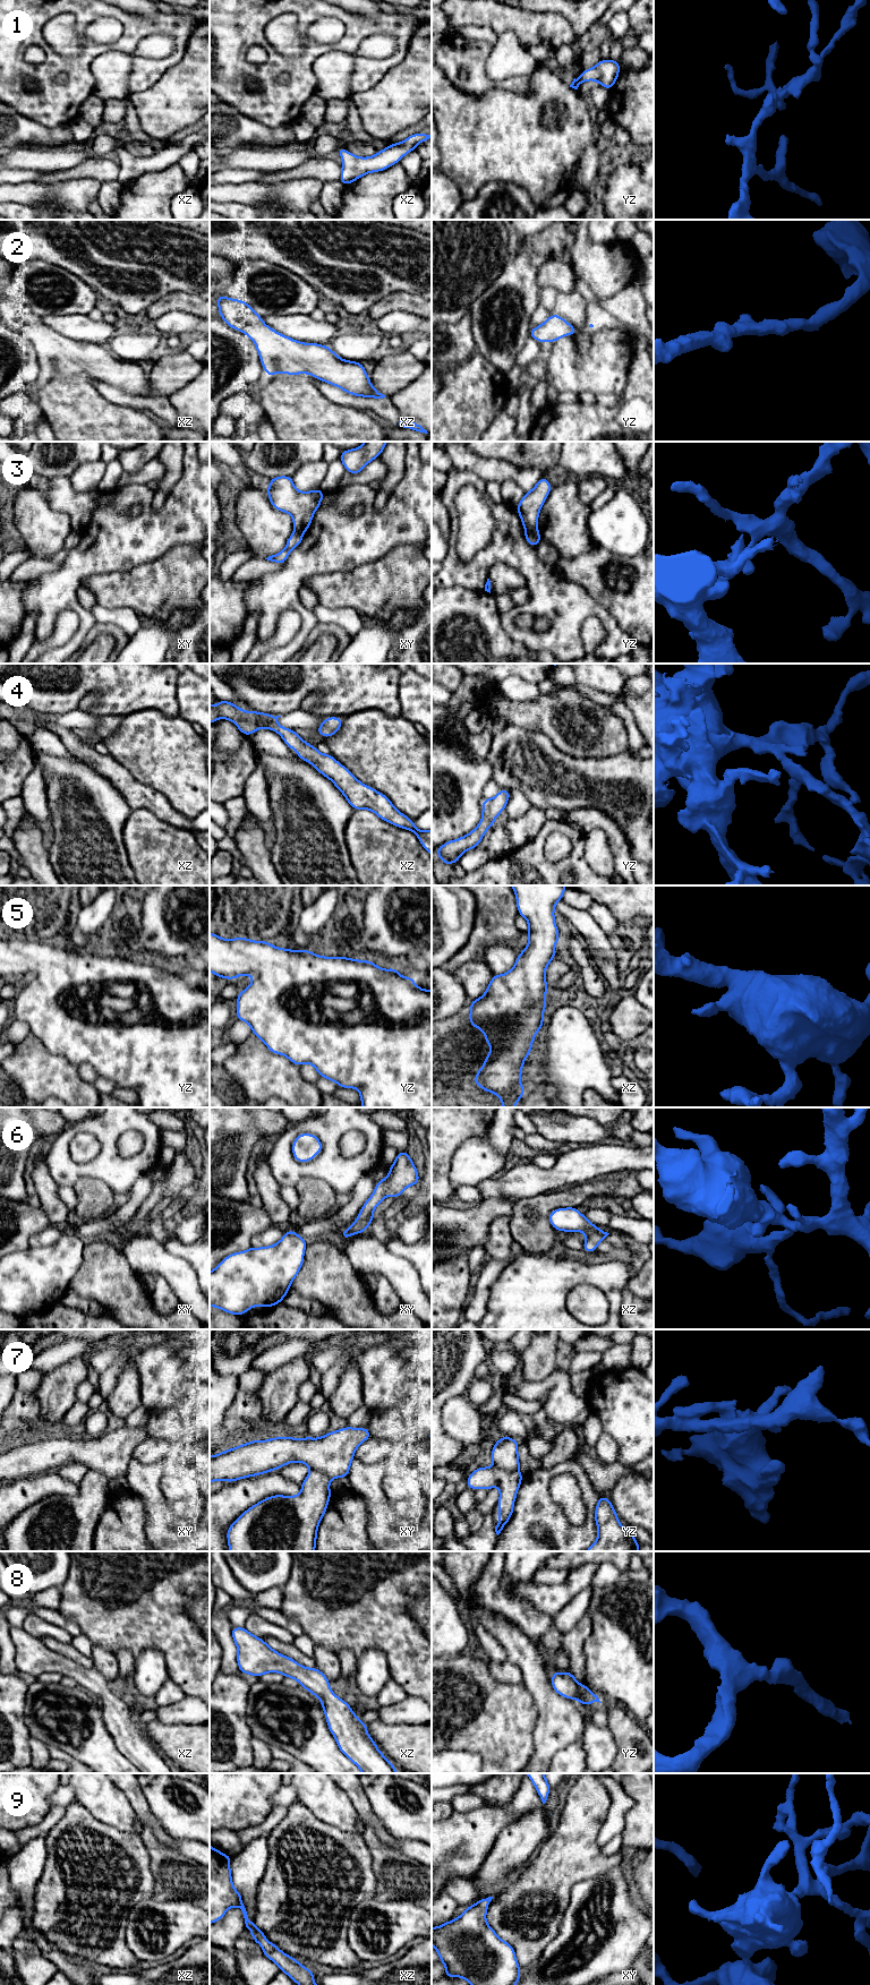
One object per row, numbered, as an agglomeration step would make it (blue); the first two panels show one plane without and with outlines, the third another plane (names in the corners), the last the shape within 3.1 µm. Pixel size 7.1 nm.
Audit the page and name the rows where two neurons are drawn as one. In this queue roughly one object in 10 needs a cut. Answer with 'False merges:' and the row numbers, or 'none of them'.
False merges: 3, 7

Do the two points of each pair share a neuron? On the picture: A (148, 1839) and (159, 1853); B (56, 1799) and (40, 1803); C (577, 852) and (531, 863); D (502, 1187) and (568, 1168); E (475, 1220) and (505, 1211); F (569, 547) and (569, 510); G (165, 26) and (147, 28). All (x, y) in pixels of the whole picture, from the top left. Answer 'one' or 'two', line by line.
A: one
B: two
C: one
D: one
E: one
F: one
G: one

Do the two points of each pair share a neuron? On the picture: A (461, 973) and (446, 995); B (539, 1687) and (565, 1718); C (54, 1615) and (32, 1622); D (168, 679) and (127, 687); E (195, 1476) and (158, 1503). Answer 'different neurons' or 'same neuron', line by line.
A: different neurons
B: same neuron
C: different neurons
D: same neuron
E: different neurons

